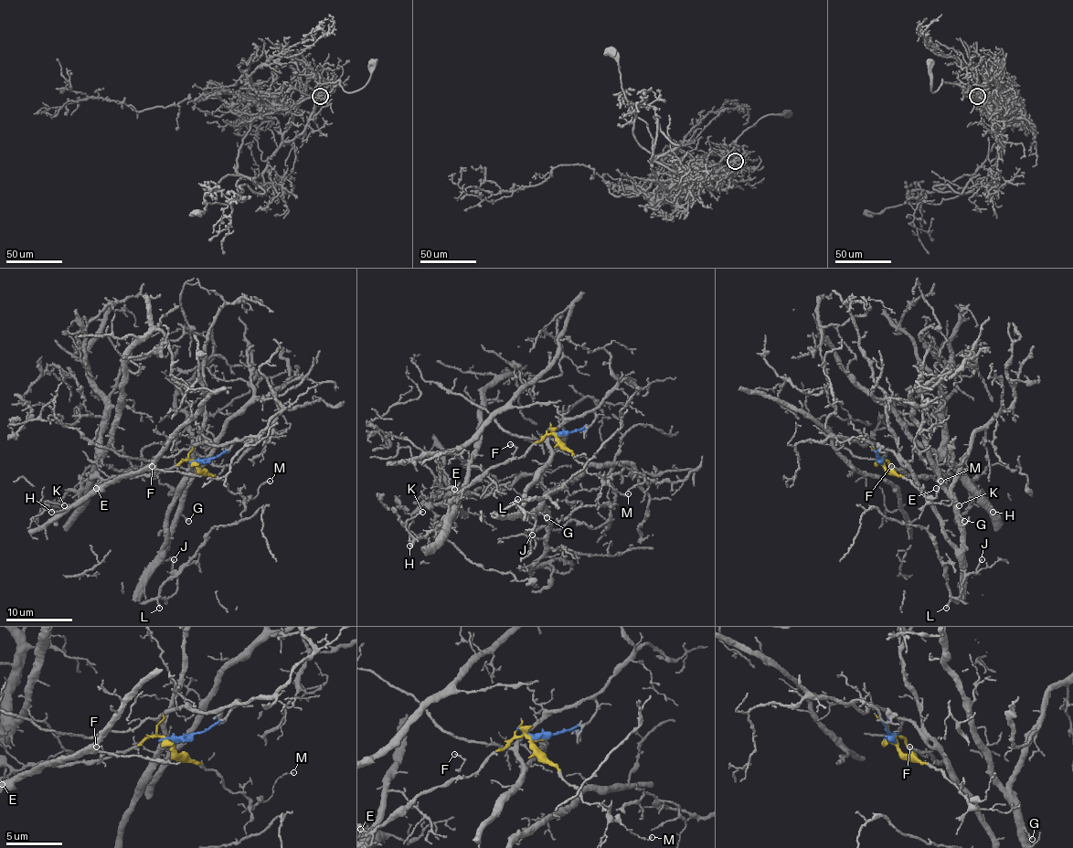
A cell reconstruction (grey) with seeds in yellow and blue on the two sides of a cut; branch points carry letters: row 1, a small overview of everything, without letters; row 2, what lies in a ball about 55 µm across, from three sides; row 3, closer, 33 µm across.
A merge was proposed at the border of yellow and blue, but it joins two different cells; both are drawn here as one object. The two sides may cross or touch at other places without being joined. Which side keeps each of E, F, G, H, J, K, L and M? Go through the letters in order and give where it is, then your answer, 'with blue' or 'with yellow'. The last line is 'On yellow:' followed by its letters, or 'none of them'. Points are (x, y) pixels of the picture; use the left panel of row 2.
E: place (96, 488); with yellow
F: place (152, 466); with yellow
G: place (188, 521); with blue
H: place (51, 512); with yellow
J: place (174, 559); with blue
K: place (64, 505); with yellow
L: place (159, 608); with blue
M: place (270, 481); with yellow
On yellow: E, F, H, K, M

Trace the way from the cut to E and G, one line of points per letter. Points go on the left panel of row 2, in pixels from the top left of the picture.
E: (200, 462), (185, 461), (161, 472), (111, 475), (98, 483), (96, 489)
G: (200, 461), (237, 439), (190, 449), (164, 548), (171, 524), (179, 515), (189, 520)

